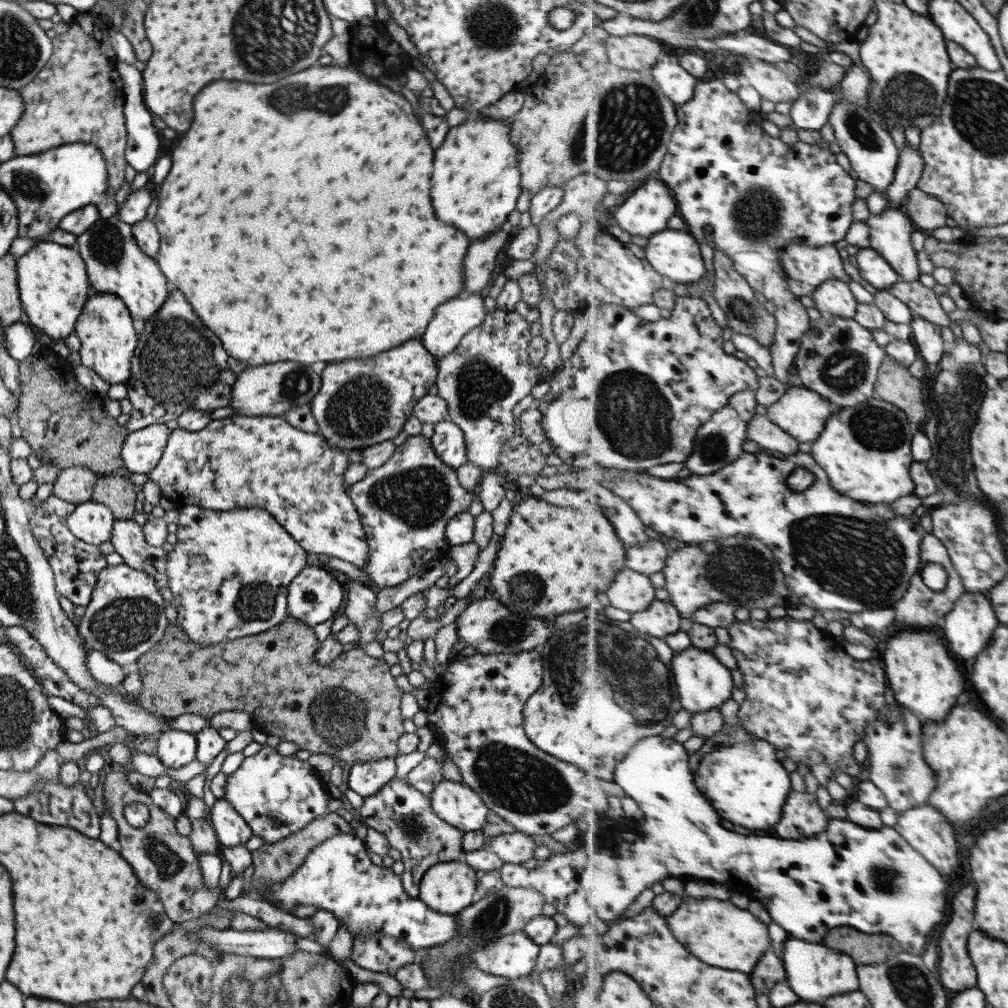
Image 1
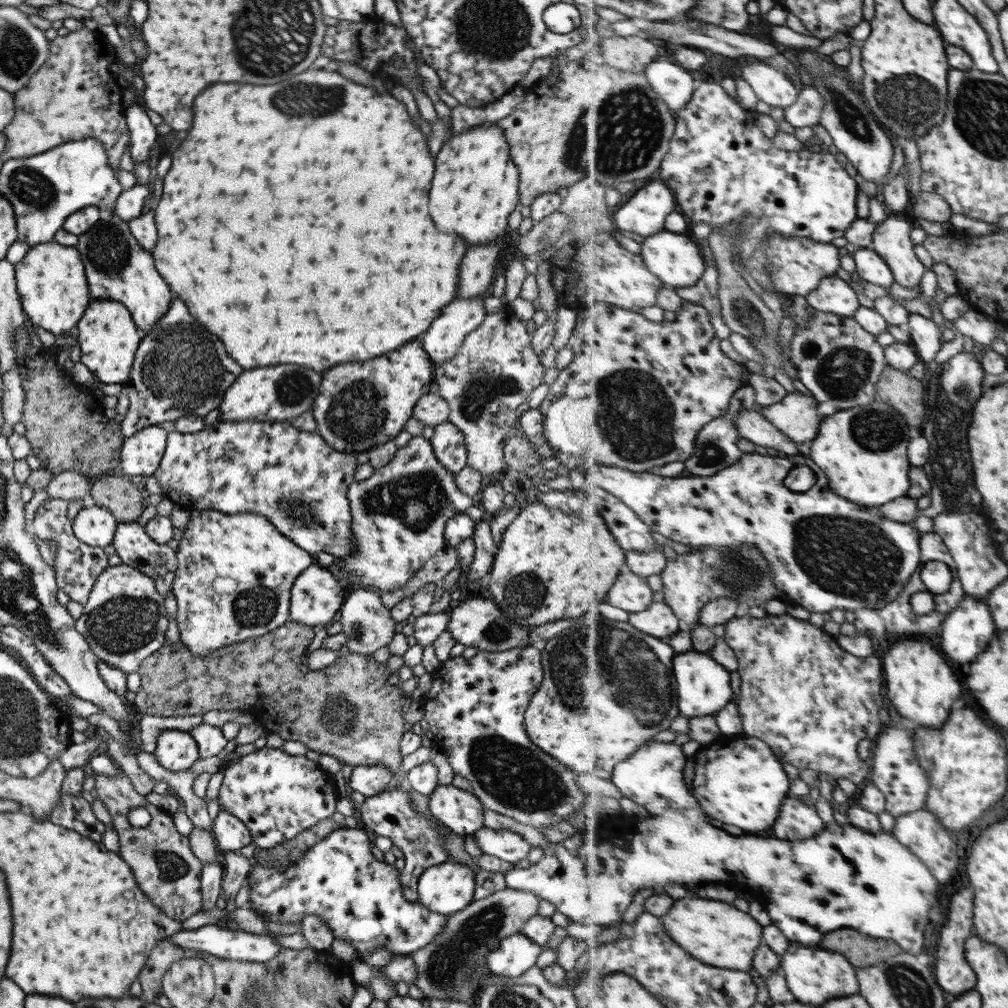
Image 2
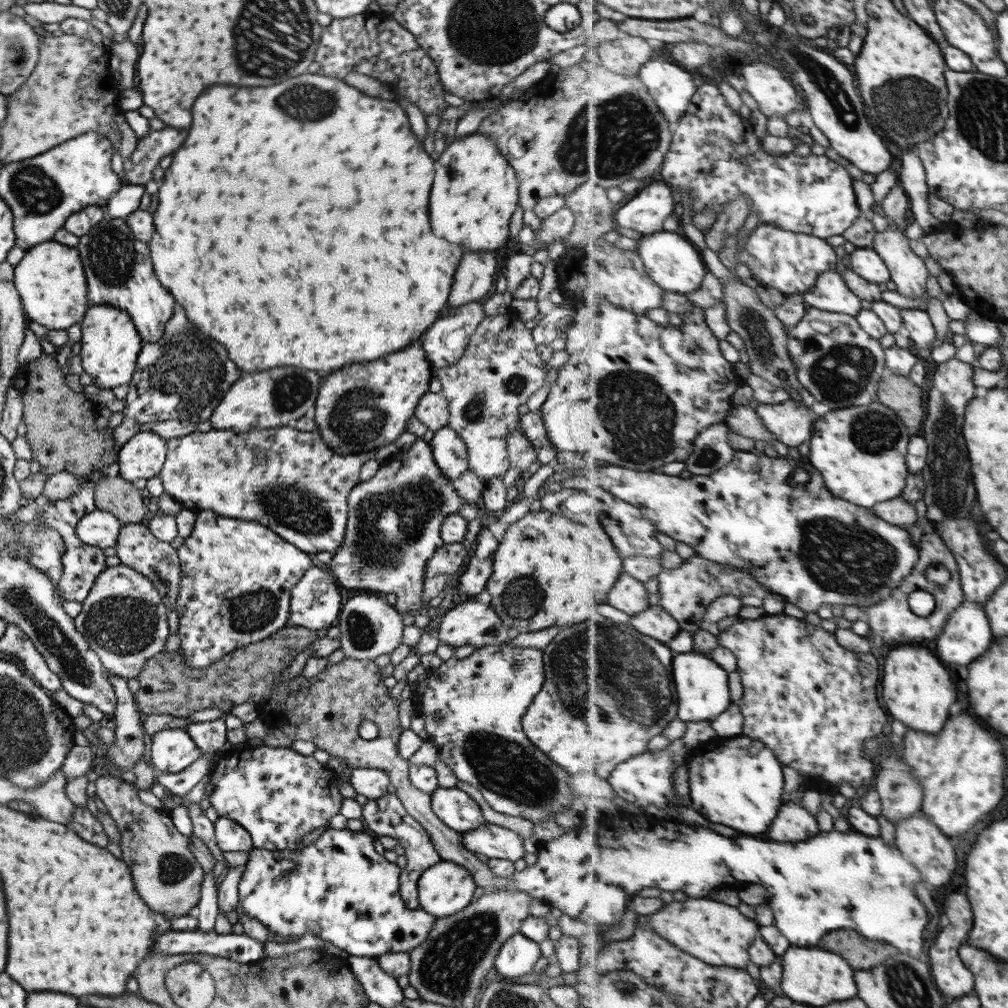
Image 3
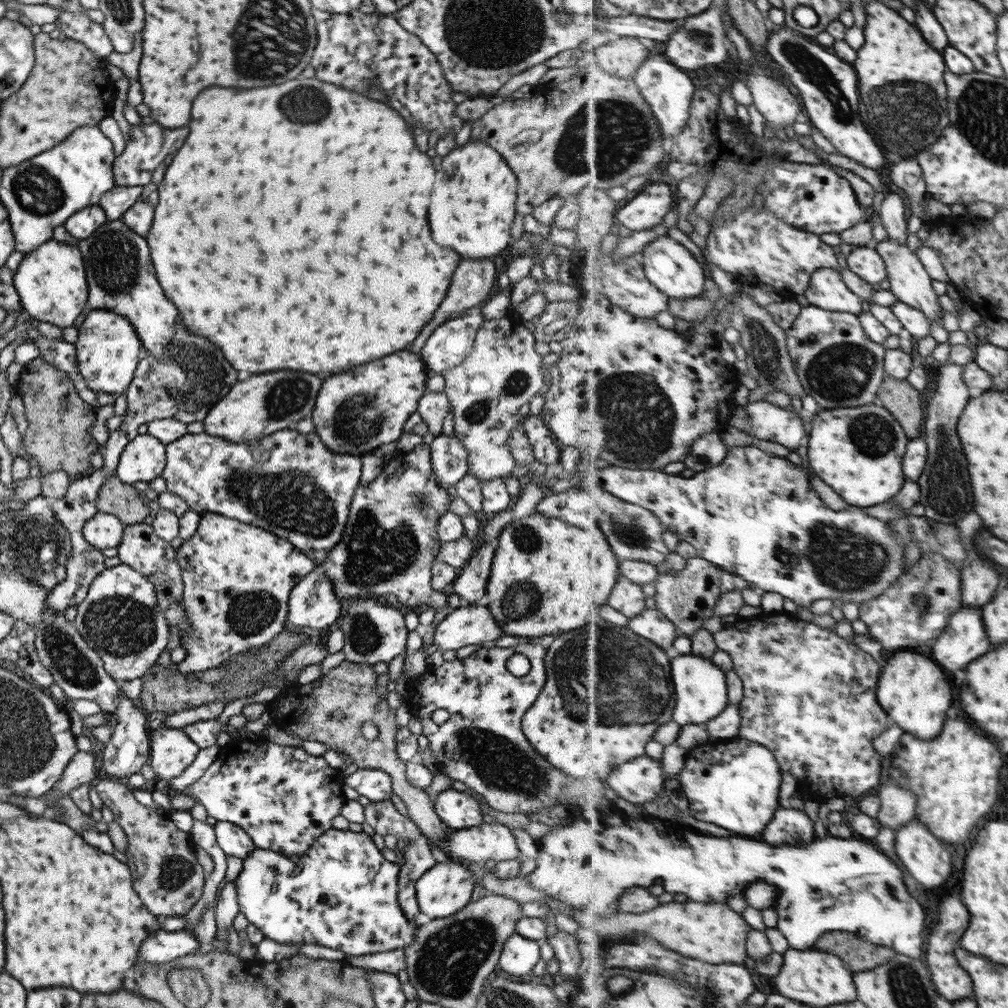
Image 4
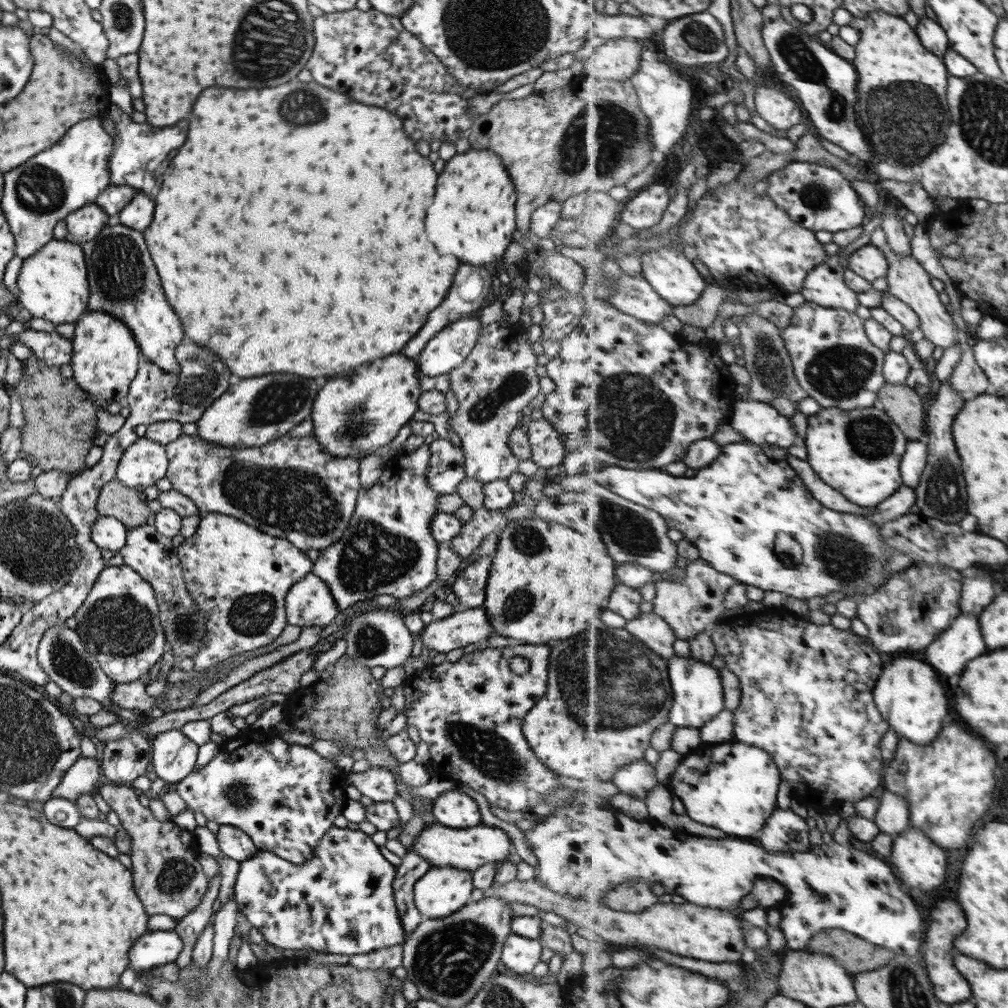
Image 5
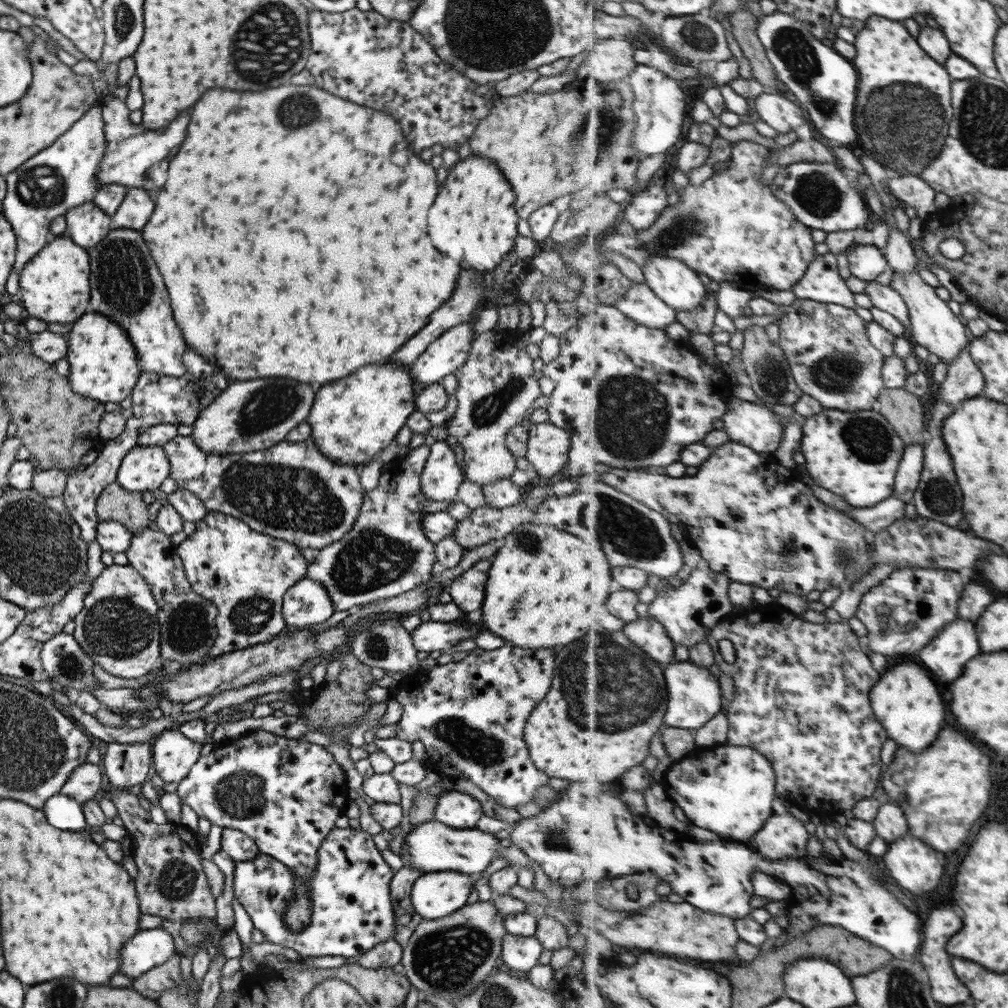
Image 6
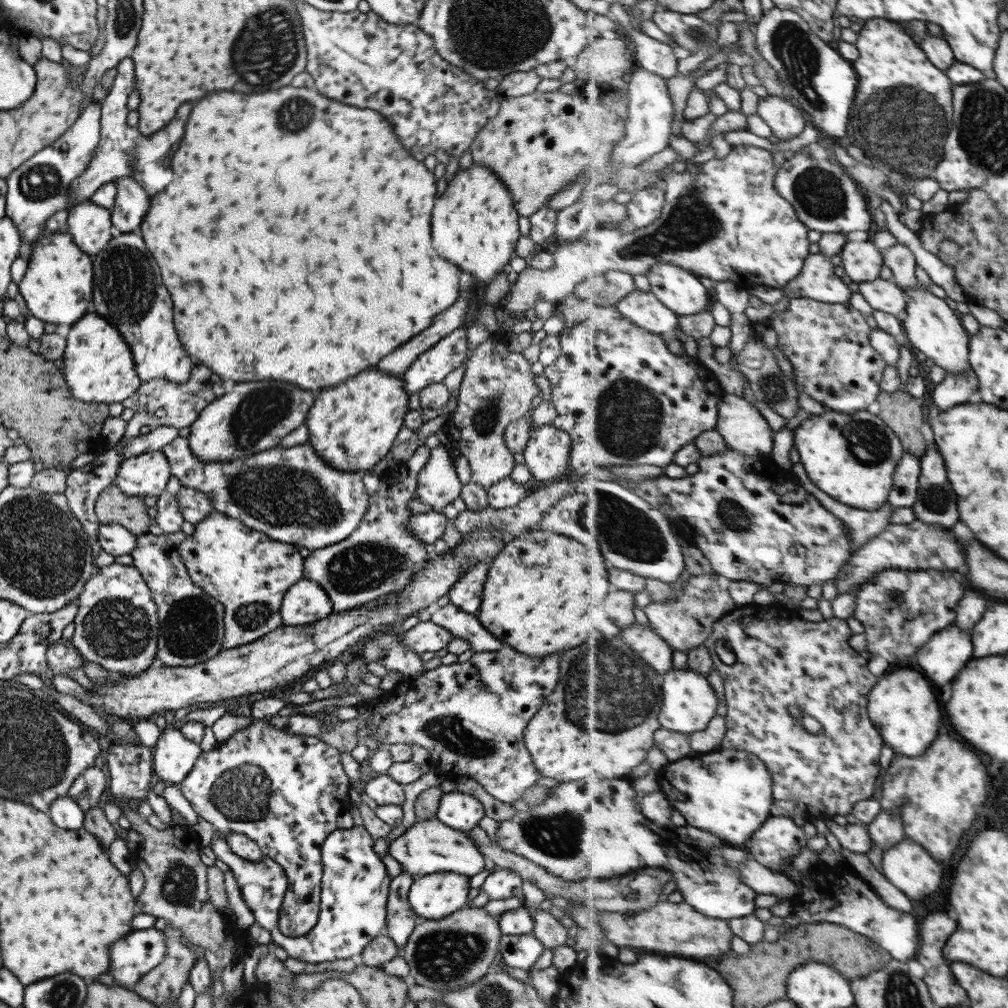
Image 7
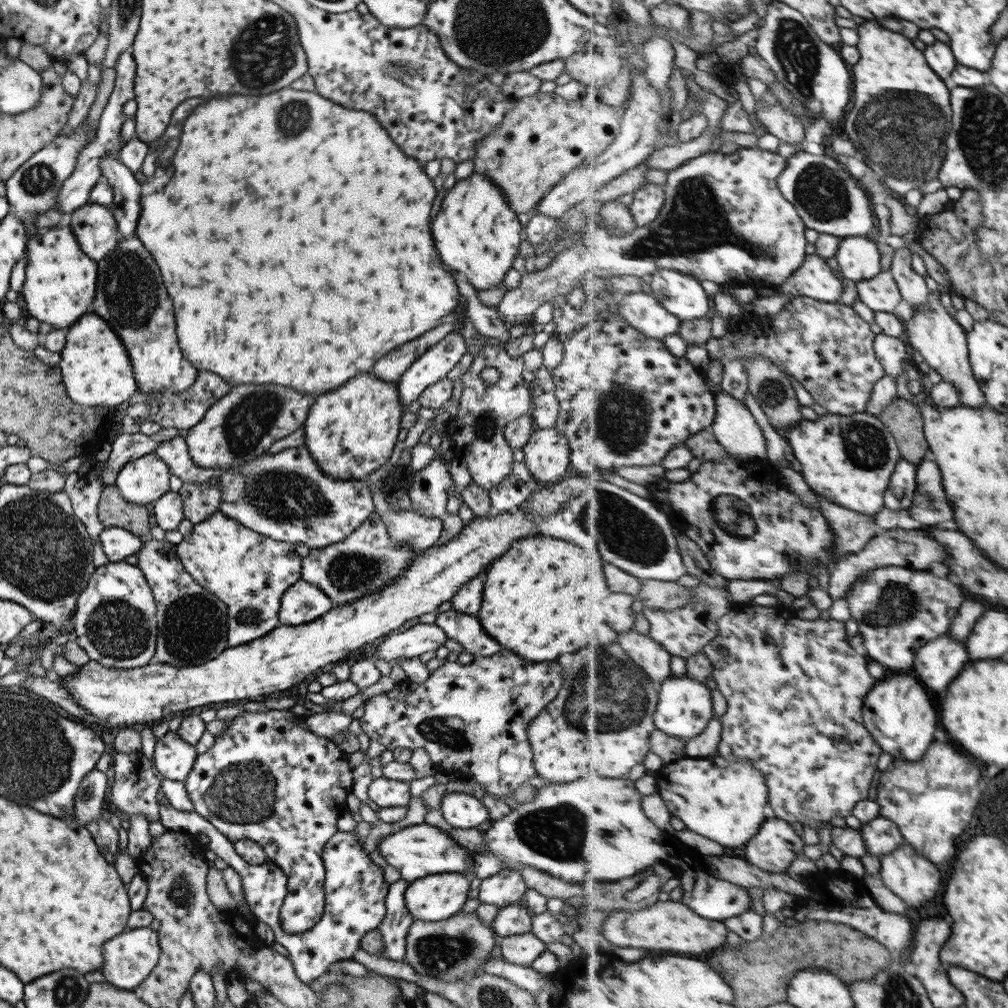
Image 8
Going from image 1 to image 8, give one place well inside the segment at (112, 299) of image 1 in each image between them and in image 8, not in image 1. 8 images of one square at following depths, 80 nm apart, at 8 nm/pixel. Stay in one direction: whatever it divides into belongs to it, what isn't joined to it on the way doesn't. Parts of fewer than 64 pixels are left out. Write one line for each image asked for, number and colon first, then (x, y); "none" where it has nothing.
2: (107, 338)
3: (109, 344)
4: (107, 349)
5: (104, 359)
6: (103, 366)
7: (97, 367)
8: (96, 371)

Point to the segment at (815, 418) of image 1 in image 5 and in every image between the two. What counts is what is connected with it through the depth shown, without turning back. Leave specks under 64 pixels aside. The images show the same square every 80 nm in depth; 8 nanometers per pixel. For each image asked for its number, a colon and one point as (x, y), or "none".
2: (797, 415)
3: (790, 422)
4: (785, 426)
5: (761, 423)

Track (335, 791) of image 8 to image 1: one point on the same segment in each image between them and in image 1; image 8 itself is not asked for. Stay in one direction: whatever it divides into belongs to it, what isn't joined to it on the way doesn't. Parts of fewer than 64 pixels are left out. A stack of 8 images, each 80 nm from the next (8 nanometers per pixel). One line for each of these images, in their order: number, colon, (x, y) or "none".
1: (276, 795)
2: (275, 795)
3: (277, 795)
4: (283, 798)
5: (283, 796)
6: (283, 793)
7: (283, 791)

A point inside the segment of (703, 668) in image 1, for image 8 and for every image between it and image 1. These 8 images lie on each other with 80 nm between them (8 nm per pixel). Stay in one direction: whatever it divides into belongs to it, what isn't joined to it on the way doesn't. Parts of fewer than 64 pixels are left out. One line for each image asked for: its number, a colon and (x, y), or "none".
2: (704, 686)
3: (703, 688)
4: (702, 694)
5: (699, 696)
6: (695, 694)
7: (690, 702)
8: (685, 709)

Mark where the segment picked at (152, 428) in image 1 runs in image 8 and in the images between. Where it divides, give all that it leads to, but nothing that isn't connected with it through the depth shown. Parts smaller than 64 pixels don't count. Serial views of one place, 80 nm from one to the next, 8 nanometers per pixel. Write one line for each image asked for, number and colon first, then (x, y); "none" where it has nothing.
2: (140, 453)
3: (142, 456)
4: (142, 459)
5: (142, 463)
6: (143, 468)
7: (146, 474)
8: (144, 480)

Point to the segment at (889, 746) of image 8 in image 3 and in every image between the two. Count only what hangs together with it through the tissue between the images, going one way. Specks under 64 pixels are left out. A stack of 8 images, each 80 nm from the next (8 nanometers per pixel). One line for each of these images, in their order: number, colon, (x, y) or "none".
3: (918, 689)
4: (915, 690)
5: (910, 694)
6: (907, 699)
7: (904, 704)

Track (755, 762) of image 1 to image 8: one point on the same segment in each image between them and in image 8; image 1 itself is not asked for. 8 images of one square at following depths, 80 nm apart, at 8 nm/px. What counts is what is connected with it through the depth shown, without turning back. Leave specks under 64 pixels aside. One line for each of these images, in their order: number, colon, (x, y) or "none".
2: (744, 783)
3: (741, 784)
4: (738, 788)
5: (734, 787)
6: (731, 791)
7: (729, 793)
8: (725, 800)

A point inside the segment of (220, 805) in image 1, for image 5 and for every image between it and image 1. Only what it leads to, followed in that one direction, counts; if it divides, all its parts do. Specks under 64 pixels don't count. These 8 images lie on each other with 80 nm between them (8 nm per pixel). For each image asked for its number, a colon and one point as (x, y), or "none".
2: (230, 834)
3: (230, 837)
4: (233, 841)
5: (235, 844)

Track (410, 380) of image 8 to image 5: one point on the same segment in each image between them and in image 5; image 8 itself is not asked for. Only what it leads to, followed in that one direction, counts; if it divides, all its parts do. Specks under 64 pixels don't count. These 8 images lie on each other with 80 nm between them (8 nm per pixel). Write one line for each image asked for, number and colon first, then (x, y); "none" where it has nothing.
5: (446, 349)
6: (448, 351)
7: (431, 366)

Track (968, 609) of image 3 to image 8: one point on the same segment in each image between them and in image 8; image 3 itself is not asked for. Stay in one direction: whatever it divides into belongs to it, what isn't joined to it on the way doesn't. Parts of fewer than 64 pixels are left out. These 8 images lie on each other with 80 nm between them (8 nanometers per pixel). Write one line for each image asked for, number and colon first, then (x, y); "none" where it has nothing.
4: (965, 639)
5: (963, 642)
6: (954, 647)
7: (942, 659)
8: (939, 663)

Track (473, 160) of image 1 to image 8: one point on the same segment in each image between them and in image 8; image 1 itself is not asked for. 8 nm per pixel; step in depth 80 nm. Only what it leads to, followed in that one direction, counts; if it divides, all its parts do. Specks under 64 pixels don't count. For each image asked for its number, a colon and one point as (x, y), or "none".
2: (475, 184)
3: (474, 191)
4: (471, 208)
5: (472, 217)
6: (473, 220)
7: (473, 225)
8: (475, 232)

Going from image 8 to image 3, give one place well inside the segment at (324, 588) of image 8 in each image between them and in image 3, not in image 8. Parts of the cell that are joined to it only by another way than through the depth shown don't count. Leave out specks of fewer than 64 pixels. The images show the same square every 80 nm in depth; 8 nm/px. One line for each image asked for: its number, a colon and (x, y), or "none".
3: (393, 519)
4: (389, 543)
5: (387, 549)
6: (384, 554)
7: (379, 558)

